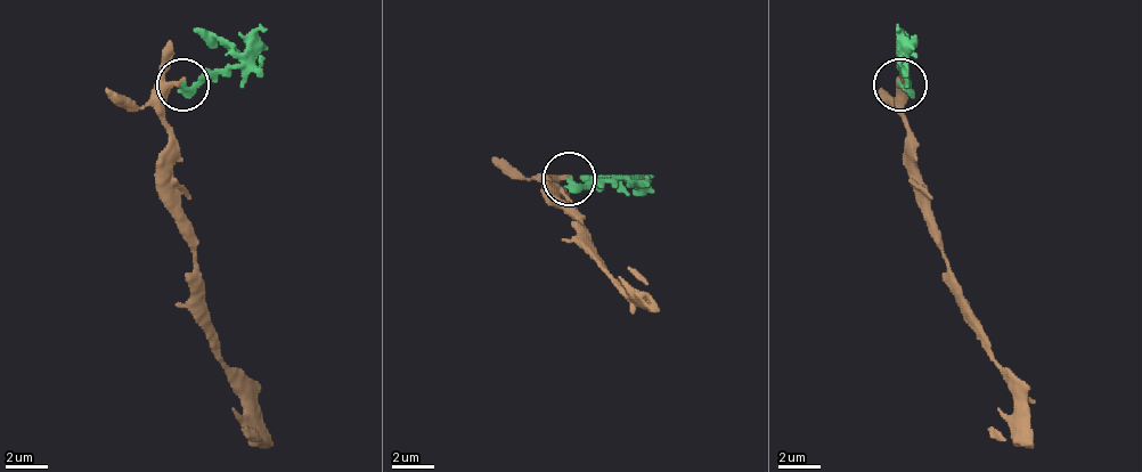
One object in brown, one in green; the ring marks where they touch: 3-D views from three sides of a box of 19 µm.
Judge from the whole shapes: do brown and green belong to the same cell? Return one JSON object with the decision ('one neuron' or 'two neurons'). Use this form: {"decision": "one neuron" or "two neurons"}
{"decision": "two neurons"}

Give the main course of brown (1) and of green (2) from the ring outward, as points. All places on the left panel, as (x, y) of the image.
1: (184, 86), (163, 107), (168, 202), (195, 250), (195, 319), (247, 398), (247, 425), (258, 436), (243, 430)
2: (184, 86), (215, 75), (231, 59), (195, 27)

